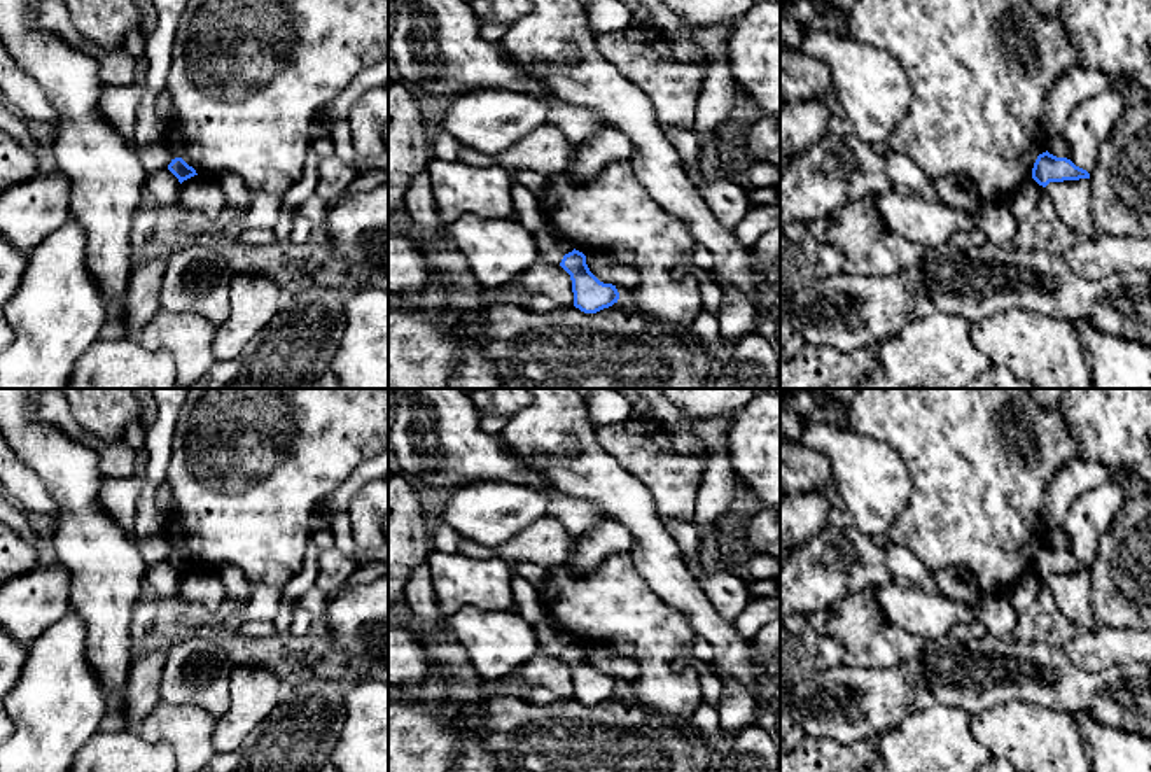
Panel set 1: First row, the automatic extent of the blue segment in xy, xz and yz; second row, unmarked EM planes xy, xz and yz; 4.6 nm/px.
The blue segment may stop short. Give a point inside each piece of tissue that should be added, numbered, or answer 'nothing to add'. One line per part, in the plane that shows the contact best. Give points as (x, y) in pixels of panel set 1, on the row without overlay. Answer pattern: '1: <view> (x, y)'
nothing to add

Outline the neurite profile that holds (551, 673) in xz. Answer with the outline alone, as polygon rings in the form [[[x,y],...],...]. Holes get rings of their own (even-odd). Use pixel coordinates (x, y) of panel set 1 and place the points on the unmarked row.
[[[537,655],[516,672],[530,688],[548,688],[562,698],[574,698],[570,667],[560,656]]]

